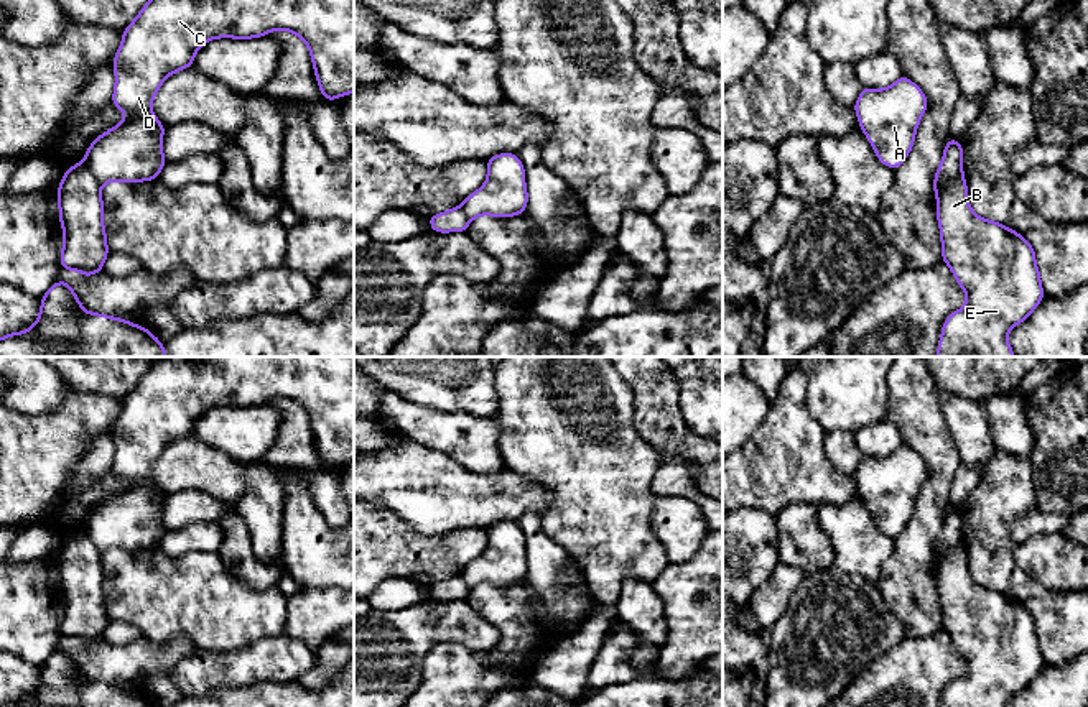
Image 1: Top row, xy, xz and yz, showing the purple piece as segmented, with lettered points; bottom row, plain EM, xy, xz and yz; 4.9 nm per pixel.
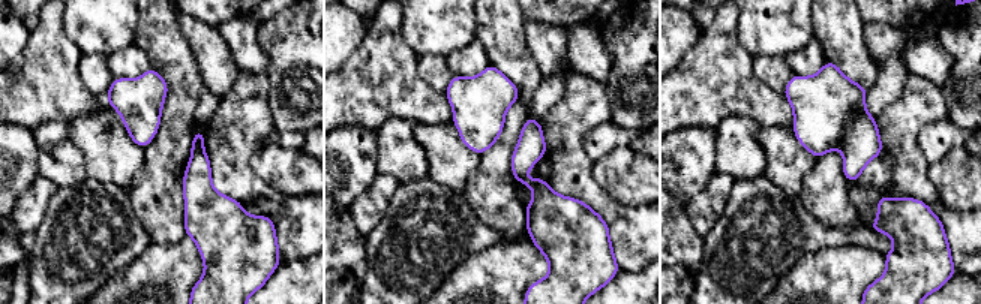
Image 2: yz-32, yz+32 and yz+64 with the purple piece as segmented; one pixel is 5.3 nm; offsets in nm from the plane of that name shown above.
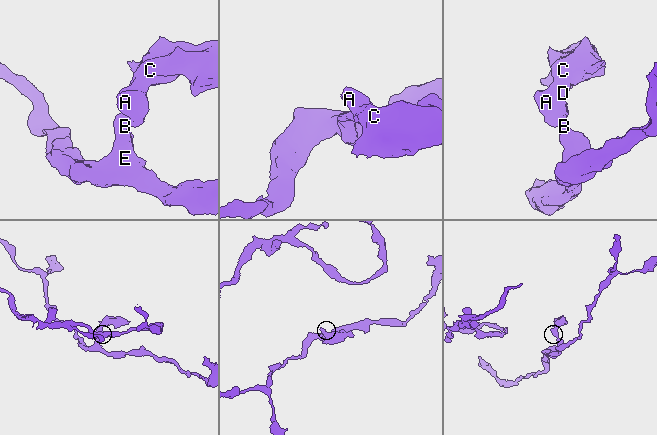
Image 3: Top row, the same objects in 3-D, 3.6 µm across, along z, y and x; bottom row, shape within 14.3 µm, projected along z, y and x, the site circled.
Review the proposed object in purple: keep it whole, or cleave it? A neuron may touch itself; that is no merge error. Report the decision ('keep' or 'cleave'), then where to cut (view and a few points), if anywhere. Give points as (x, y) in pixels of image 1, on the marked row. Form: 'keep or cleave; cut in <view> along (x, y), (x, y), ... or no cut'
cleave; cut in yz along (962, 175), (955, 176), (937, 194)

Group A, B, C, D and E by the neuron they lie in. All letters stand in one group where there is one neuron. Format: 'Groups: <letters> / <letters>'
Groups: A C D / B E

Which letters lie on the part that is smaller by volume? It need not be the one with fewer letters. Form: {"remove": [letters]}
{"remove": ["A", "C", "D"]}

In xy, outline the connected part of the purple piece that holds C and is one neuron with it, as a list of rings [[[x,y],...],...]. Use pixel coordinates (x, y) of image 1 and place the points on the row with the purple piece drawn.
[[[148,0],[122,31],[122,44],[114,56],[115,87],[110,102],[123,110],[127,118],[99,135],[86,151],[84,161],[97,183],[135,184],[156,179],[166,164],[161,148],[166,127],[151,112],[151,104],[165,79],[193,67],[194,54],[206,41],[260,38],[273,30],[286,30],[306,43],[323,100],[331,102],[354,92],[354,0]]]

